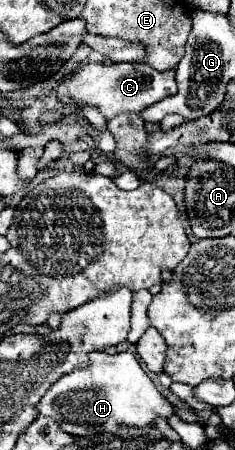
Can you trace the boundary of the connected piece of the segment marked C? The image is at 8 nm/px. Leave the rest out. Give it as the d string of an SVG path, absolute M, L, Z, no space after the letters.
M88 63L60 83L58 101L78 109L86 105L96 107L104 119L112 119L118 113L140 113L156 101L176 95L174 73L176 71L156 71L146 63Z

